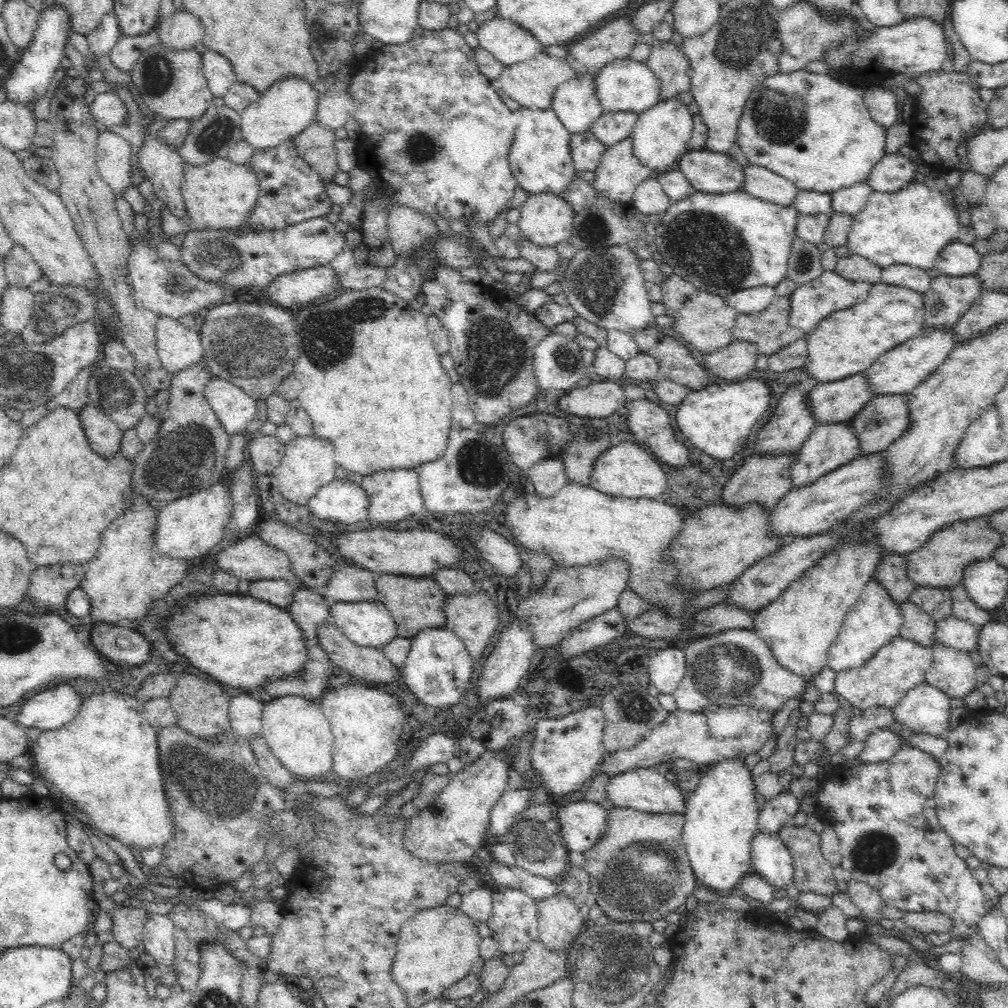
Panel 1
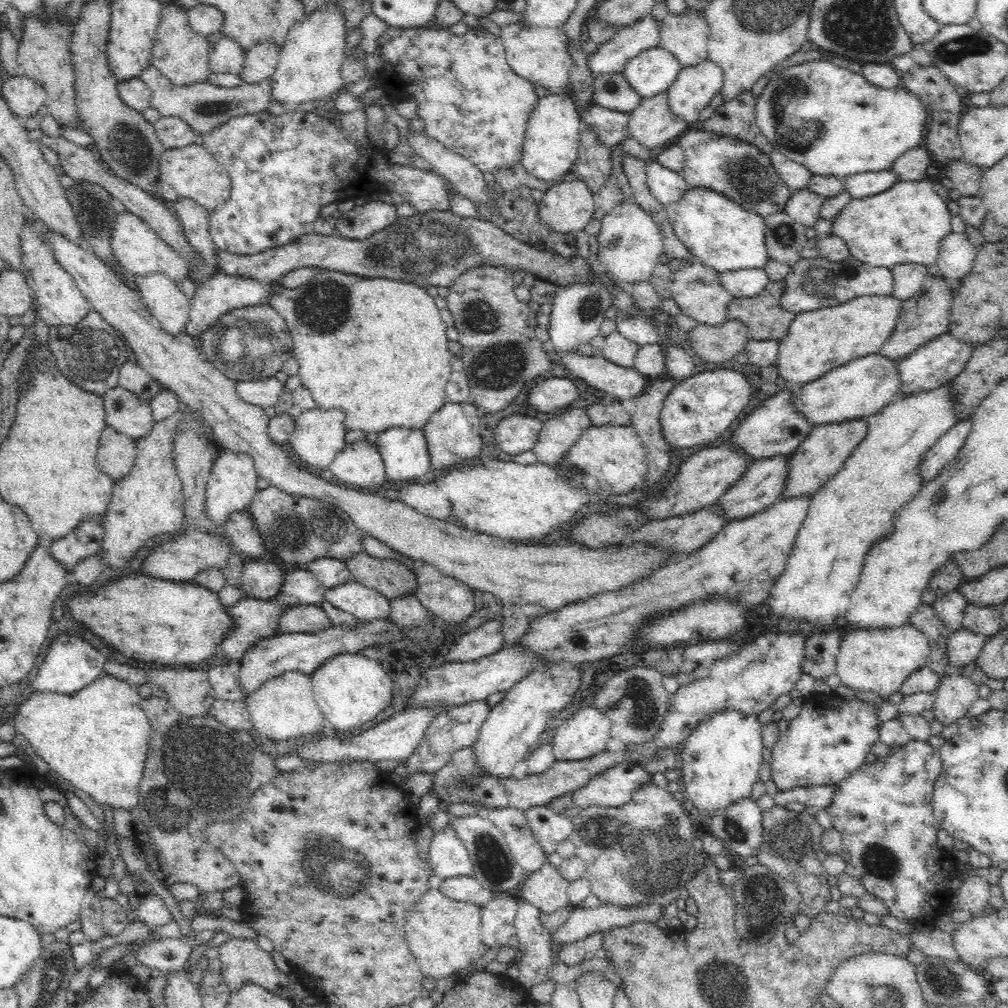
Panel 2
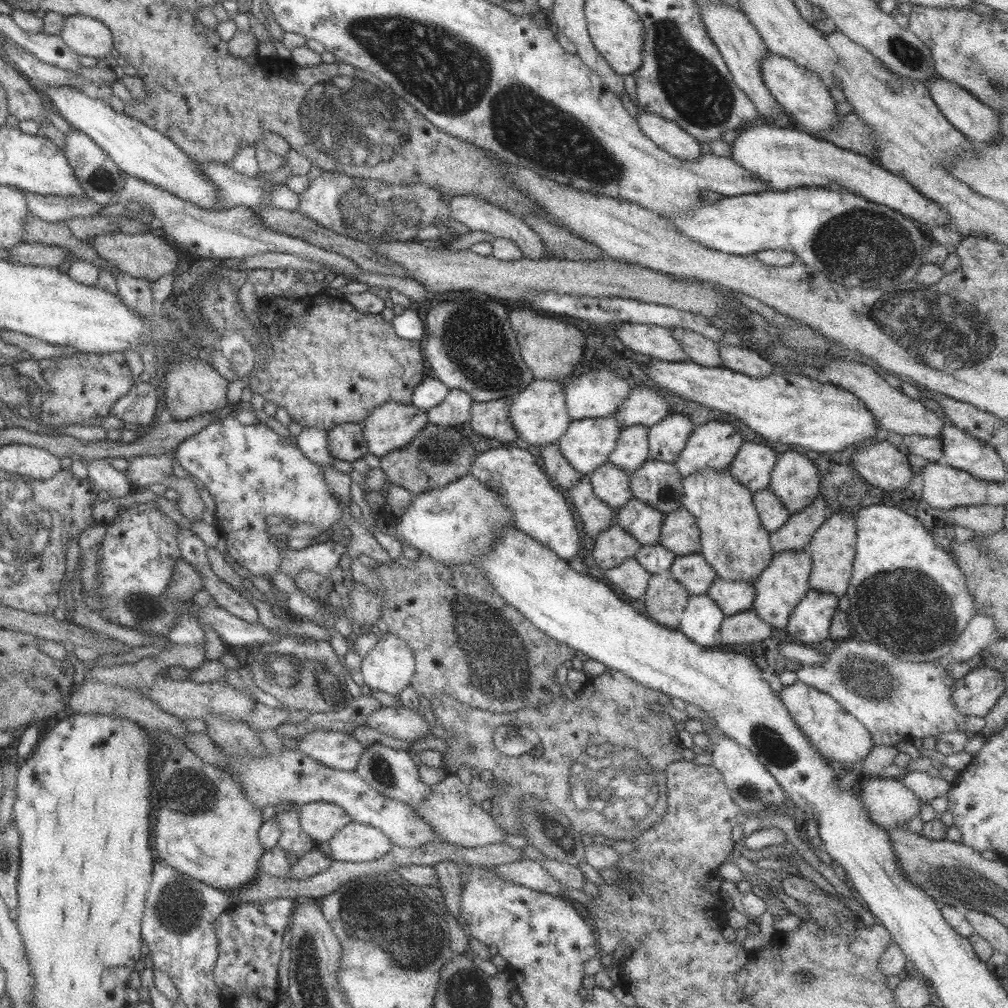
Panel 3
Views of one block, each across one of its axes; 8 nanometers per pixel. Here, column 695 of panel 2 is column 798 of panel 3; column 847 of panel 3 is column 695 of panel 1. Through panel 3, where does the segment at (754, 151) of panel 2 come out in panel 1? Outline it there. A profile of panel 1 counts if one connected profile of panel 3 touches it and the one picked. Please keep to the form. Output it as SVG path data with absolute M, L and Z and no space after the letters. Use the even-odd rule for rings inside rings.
M688 150L681 154L678 166L696 192L724 194L744 187L744 169L728 153Z

